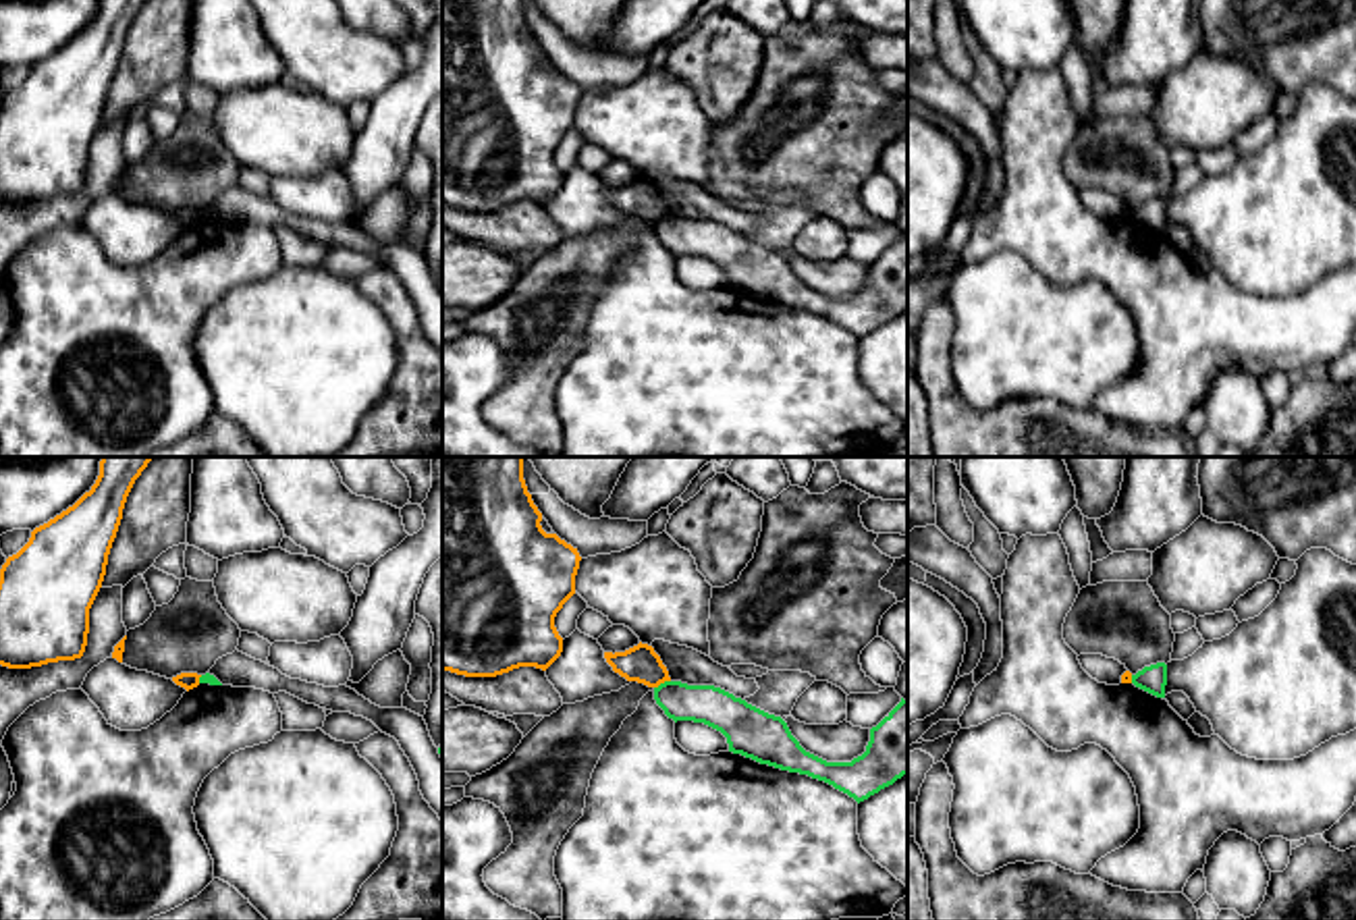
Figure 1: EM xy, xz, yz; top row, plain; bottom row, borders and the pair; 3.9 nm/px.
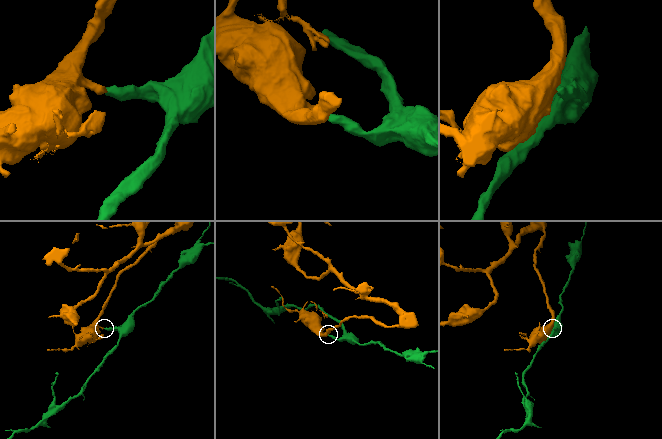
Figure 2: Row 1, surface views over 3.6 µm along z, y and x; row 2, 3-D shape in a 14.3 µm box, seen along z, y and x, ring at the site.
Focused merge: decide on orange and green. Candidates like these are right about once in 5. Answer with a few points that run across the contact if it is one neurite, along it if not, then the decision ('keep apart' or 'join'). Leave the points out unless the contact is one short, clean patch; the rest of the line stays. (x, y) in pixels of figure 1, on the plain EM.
line xz (669, 214), (655, 223); keep apart

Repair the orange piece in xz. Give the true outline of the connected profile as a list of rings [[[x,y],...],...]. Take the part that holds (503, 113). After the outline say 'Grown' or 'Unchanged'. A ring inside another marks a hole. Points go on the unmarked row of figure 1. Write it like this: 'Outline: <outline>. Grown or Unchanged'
Outline: [[[442,0],[442,206],[546,206],[563,187],[554,152],[575,129],[579,87],[540,60],[523,0]]]. Unchanged

